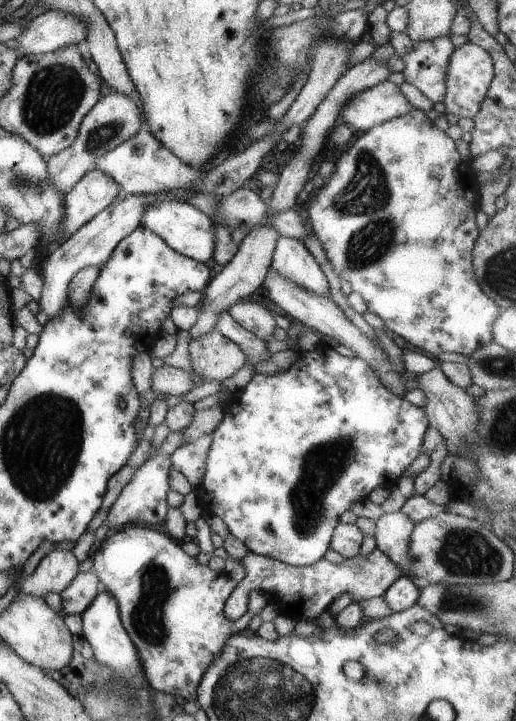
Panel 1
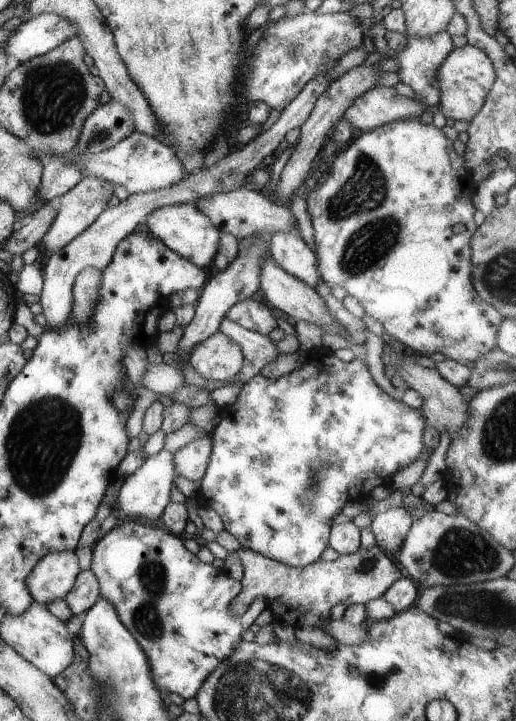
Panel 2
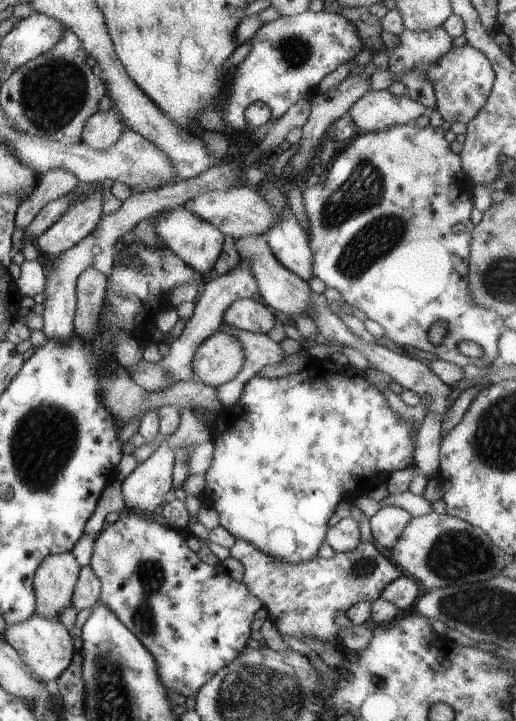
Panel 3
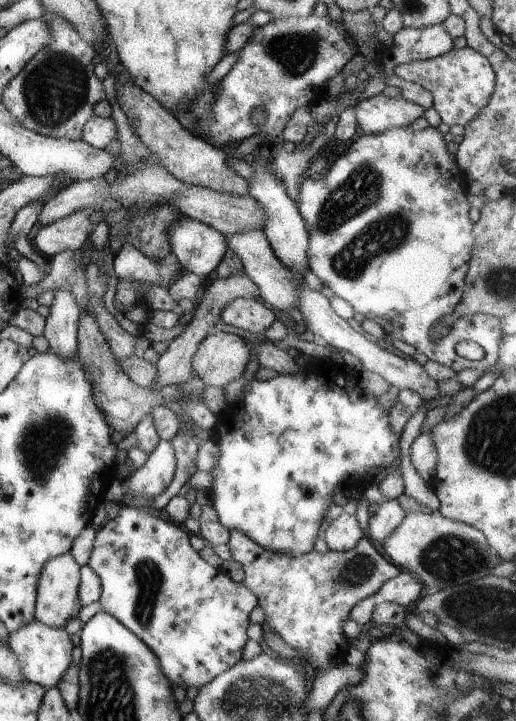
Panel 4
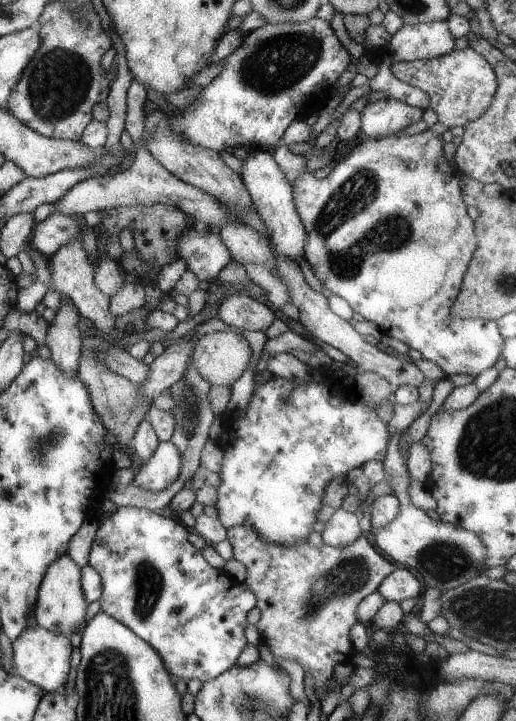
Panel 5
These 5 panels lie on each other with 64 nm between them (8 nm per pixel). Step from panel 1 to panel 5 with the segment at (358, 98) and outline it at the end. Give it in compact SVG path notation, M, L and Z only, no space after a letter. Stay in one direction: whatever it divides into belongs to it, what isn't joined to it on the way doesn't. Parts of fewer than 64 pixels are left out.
M396 98L379 99L360 112L361 130L368 138L388 136L418 122L423 111Z

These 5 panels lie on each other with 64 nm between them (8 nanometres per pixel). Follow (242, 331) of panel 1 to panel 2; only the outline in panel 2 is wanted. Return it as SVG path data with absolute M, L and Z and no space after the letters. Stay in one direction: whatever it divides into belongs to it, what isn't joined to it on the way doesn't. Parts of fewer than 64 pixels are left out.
M228 317L222 319L218 332L230 337L241 346L245 358L240 372L243 384L258 375L265 364L272 362L280 354L271 338L246 330Z

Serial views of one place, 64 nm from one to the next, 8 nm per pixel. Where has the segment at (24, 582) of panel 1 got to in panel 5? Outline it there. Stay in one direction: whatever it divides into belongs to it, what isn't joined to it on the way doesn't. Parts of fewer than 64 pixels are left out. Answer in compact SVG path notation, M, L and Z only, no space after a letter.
M68 554L60 556L48 568L37 592L33 616L38 625L70 637L77 626L86 624L86 608L89 604L82 592L81 568Z

